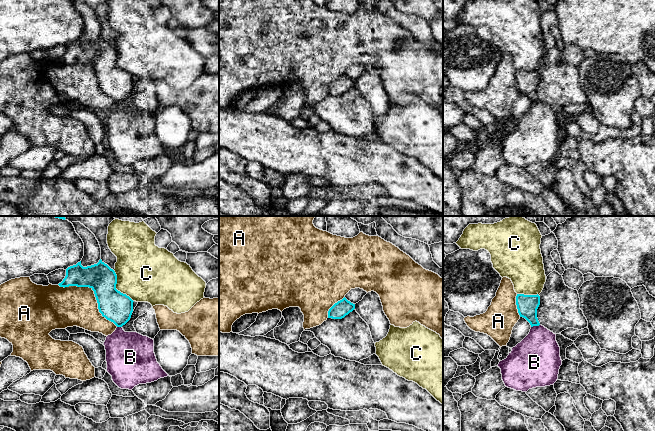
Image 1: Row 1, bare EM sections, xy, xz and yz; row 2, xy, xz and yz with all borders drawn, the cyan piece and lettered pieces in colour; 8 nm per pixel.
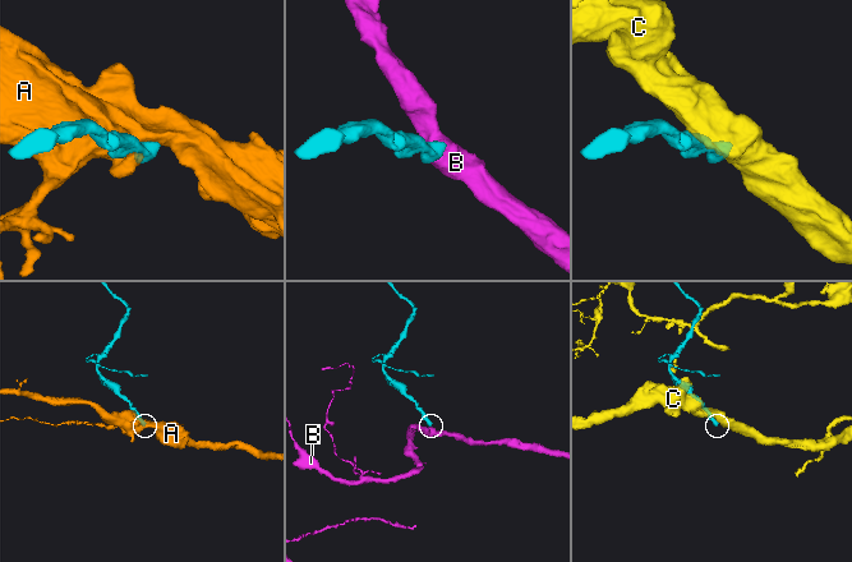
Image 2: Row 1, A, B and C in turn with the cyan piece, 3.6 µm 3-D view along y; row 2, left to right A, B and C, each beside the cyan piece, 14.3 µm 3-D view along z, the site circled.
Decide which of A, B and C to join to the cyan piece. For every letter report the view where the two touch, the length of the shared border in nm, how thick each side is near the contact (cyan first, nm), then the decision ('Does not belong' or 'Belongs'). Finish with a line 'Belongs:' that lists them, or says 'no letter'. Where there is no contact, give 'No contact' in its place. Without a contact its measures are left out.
A: Touches cyan in xy. Shared border 600 nm. Thickness 240 nm (cyan) against 320 nm. Does not belong
B: Touches cyan in yz. Shared border 80 nm. Thickness 170 nm (cyan) against 360 nm. Belongs
C: Touches cyan in xy. Shared border 300 nm. Thickness 240 nm (cyan) against 420 nm. Does not belong
Belongs: B

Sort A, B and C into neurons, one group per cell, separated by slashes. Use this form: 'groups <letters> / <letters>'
groups A / B / C

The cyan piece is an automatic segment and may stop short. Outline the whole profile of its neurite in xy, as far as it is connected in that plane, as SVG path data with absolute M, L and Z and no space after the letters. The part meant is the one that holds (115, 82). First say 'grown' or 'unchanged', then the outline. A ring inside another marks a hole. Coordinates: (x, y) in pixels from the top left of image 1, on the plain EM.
grown | M101 35L97 40L83 43L81 37L66 45L66 52L60 63L89 63L94 67L99 88L107 96L113 98L117 104L106 113L104 118L106 126L107 148L112 152L113 158L121 165L132 166L139 160L157 157L169 152L157 138L154 129L154 116L137 108L125 108L122 104L131 94L133 76L116 65L117 51L113 45Z

